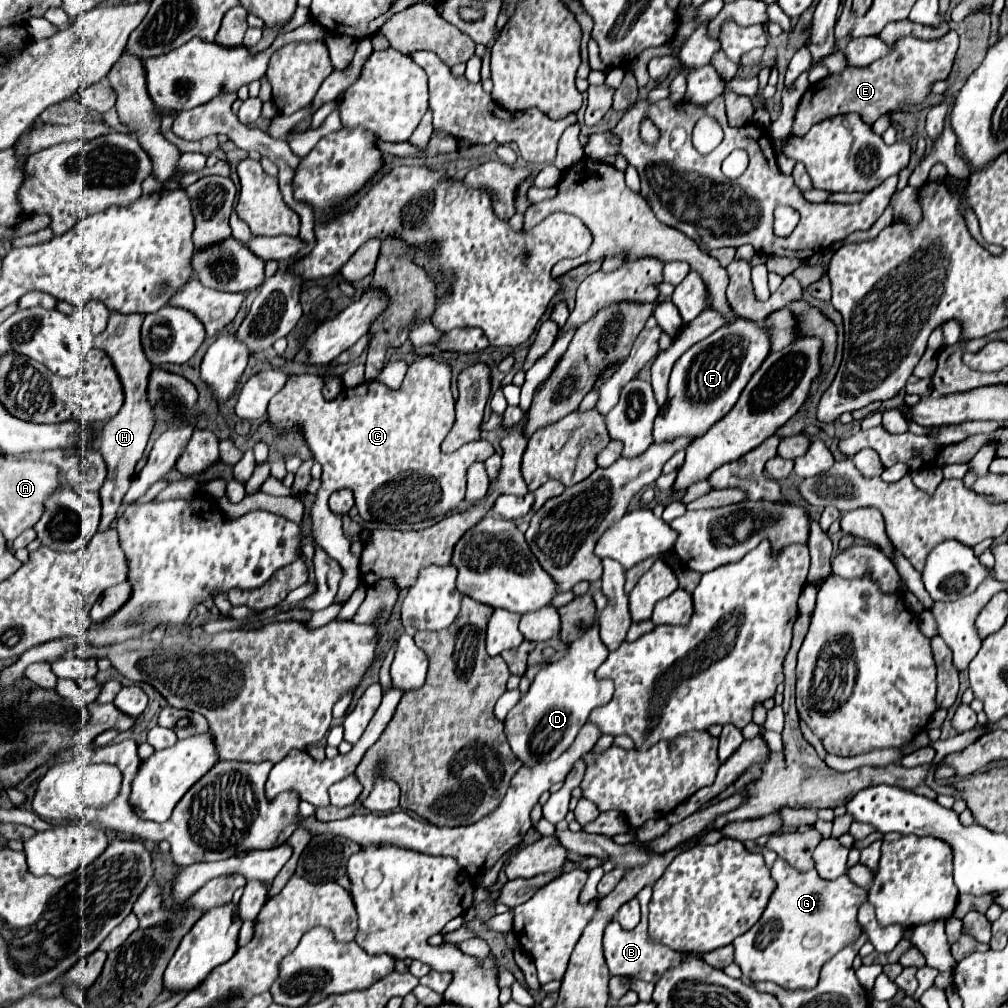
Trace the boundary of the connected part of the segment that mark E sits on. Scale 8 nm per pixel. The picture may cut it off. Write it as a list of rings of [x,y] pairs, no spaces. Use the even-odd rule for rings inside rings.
[[[948,31],[942,39],[936,41],[904,37],[894,45],[894,49],[888,55],[876,59],[874,63],[866,67],[844,69],[838,75],[828,75],[824,81],[810,85],[808,91],[802,95],[790,135],[804,137],[812,125],[838,113],[858,113],[866,125],[874,125],[876,119],[884,115],[892,115],[896,111],[902,111],[904,107],[920,105],[930,95],[932,85],[936,81],[948,79],[956,57],[956,49],[956,31]]]

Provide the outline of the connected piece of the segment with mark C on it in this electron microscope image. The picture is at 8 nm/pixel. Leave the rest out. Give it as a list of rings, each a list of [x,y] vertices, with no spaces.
[[[422,357],[422,359],[418,359],[414,365],[408,367],[406,377],[404,377],[400,389],[396,389],[396,391],[384,387],[384,385],[378,383],[378,381],[368,381],[368,383],[364,383],[362,387],[344,389],[336,401],[330,401],[330,403],[328,403],[328,401],[324,401],[324,397],[322,397],[324,379],[322,379],[320,375],[296,375],[296,377],[292,377],[292,379],[288,381],[288,385],[270,401],[270,405],[268,405],[268,421],[270,421],[272,431],[278,433],[278,435],[286,435],[286,433],[290,433],[290,431],[298,425],[300,431],[302,431],[302,435],[304,435],[304,441],[306,441],[308,449],[312,451],[314,459],[322,465],[322,483],[320,483],[320,489],[318,489],[316,499],[314,499],[314,503],[312,503],[310,517],[312,517],[312,539],[314,539],[316,543],[320,543],[320,545],[326,549],[328,555],[334,555],[334,559],[336,559],[336,561],[340,563],[340,567],[342,567],[342,579],[340,579],[340,587],[338,587],[338,593],[336,593],[334,603],[340,603],[340,605],[342,605],[342,603],[346,603],[346,601],[350,599],[352,591],[358,587],[358,575],[360,575],[360,573],[358,573],[359,559],[350,551],[350,541],[346,541],[346,537],[344,537],[344,533],[342,533],[339,515],[328,509],[328,497],[330,497],[334,491],[338,491],[338,489],[342,489],[342,487],[352,489],[352,491],[354,491],[354,497],[356,497],[358,513],[360,513],[360,517],[362,517],[364,521],[378,521],[378,523],[388,523],[388,525],[394,525],[394,523],[418,523],[418,521],[432,519],[432,517],[440,517],[440,515],[446,515],[448,511],[452,511],[452,509],[464,499],[464,493],[466,493],[466,469],[468,469],[472,463],[484,461],[488,455],[494,453],[494,447],[492,447],[488,441],[484,441],[484,439],[480,439],[480,441],[476,441],[476,443],[468,443],[468,445],[464,445],[462,449],[458,449],[456,453],[450,453],[450,455],[440,451],[440,443],[444,441],[444,437],[448,435],[448,431],[452,429],[452,423],[454,423],[454,399],[452,399],[452,393],[450,393],[450,379],[452,379],[452,375],[450,375],[450,367],[448,367],[448,365],[436,363],[432,357]]]

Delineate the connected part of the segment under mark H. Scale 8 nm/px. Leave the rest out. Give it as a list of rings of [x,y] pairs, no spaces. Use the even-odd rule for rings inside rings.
[[[110,313],[110,321],[108,321],[106,331],[94,339],[94,347],[104,349],[108,353],[108,357],[112,359],[112,363],[120,375],[120,381],[124,385],[124,397],[126,397],[118,415],[112,417],[104,425],[102,439],[100,439],[100,453],[108,465],[108,475],[106,475],[106,481],[100,489],[102,519],[100,519],[98,531],[106,531],[110,527],[110,523],[116,519],[118,509],[122,505],[122,499],[132,483],[134,465],[142,457],[146,443],[148,443],[148,437],[152,433],[152,427],[154,427],[154,411],[152,411],[152,405],[148,403],[148,397],[146,397],[148,377],[152,371],[152,365],[148,365],[148,361],[144,357],[144,349],[140,345],[140,325],[142,325],[142,317],[120,317],[120,313]]]

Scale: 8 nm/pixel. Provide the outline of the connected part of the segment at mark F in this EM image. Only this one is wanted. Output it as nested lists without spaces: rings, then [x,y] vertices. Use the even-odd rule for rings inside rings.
[[[736,319],[718,329],[704,341],[692,345],[674,365],[668,385],[670,403],[658,413],[654,423],[654,441],[672,441],[676,437],[700,437],[720,421],[738,401],[750,377],[758,371],[770,353],[770,333],[762,325]]]

